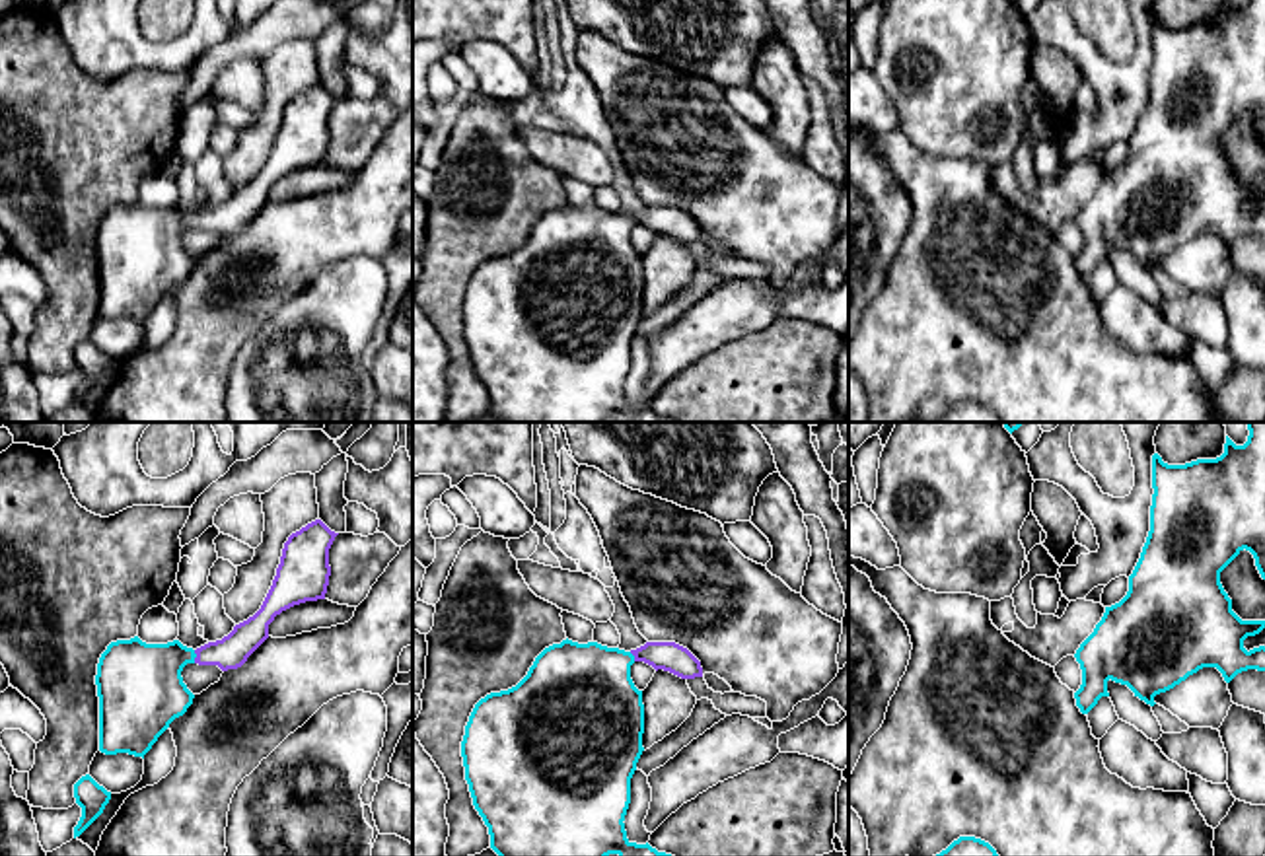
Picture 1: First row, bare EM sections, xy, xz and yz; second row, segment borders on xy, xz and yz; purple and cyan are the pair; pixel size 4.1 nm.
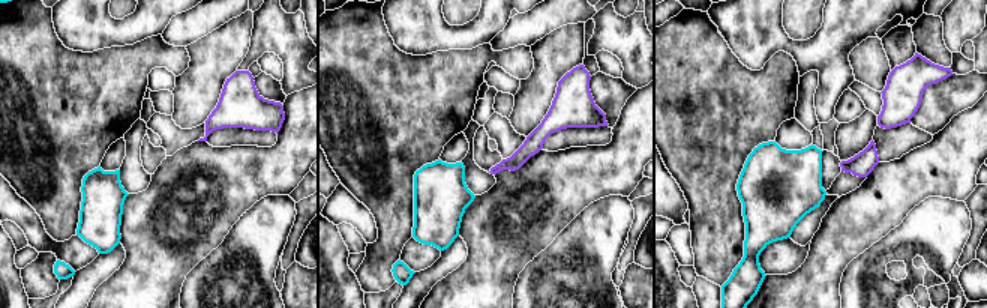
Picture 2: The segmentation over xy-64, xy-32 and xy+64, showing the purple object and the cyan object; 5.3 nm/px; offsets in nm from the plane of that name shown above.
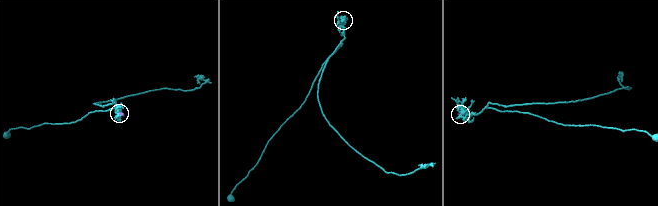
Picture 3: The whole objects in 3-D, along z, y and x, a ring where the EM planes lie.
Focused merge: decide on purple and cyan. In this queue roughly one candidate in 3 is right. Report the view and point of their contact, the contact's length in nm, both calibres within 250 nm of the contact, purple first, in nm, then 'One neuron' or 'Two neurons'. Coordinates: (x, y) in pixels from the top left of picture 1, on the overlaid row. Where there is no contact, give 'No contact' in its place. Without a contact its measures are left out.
Touches purple at xy (197, 656). Shared border 60 nm. Thickness 140 nm (purple) against 320 nm. One neuron

